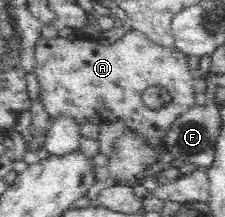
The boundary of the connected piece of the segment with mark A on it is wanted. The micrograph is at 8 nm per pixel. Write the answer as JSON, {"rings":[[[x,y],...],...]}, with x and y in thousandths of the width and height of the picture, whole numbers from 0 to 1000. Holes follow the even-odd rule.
{"rings":[[[582,138],[547,161],[547,175],[529,184],[529,194],[498,194],[498,203],[476,203],[476,212],[458,207],[444,189],[444,175],[413,180],[333,180],[307,184],[307,175],[271,175],[271,166],[253,166],[253,175],[169,175],[164,203],[156,203],[156,226],[147,230],[147,258],[156,263],[156,300],[147,332],[156,350],[164,350],[164,369],[173,378],[173,452],[182,484],[191,484],[191,507],[209,512],[209,530],[218,530],[218,553],[240,558],[244,548],[289,539],[298,548],[324,553],[324,567],[342,576],[342,585],[378,581],[378,571],[422,571],[422,581],[449,581],[449,571],[484,571],[484,562],[547,562],[564,604],[596,608],[609,641],[627,650],[627,664],[644,668],[644,677],[662,677],[671,687],[724,691],[733,682],[738,627],[742,613],[760,599],[764,571],[796,548],[813,521],[827,521],[849,493],[867,493],[867,410],[862,410],[862,336],[844,332],[844,313],[836,304],[836,258],[796,230],[769,235],[769,226],[742,226],[676,184],[662,184],[653,166],[609,147],[600,138]],[[653,401],[724,401],[729,410],[747,410],[756,429],[756,452],[738,470],[733,498],[680,502],[662,498],[640,475],[636,429]]]}

